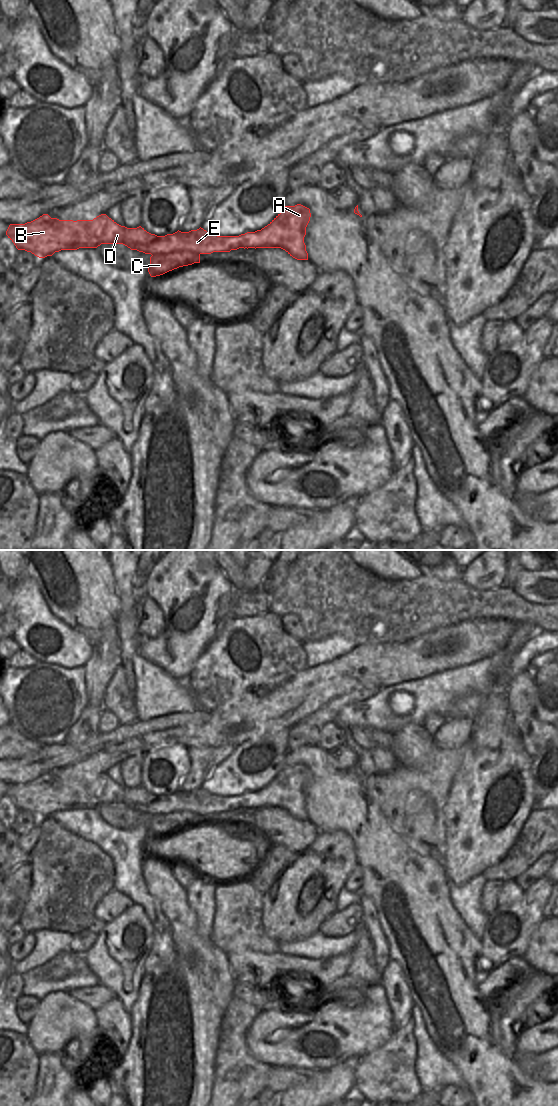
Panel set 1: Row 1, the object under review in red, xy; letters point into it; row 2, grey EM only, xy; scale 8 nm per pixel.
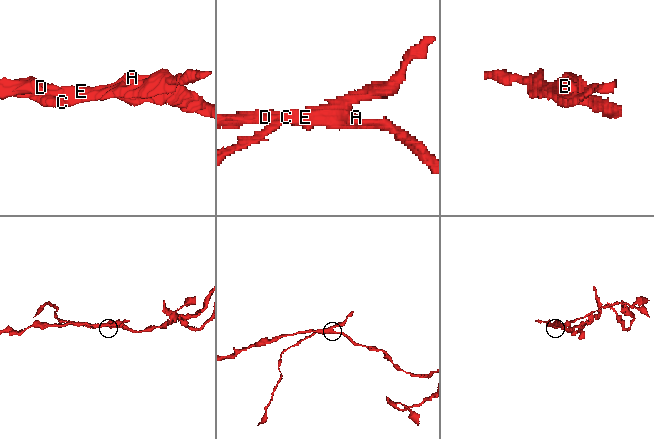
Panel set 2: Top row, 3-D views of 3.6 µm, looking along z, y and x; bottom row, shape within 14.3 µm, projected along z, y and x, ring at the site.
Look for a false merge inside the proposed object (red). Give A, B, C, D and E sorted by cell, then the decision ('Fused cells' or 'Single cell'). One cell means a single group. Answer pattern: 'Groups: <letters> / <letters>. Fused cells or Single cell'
Groups: A B D E / C. Fused cells.

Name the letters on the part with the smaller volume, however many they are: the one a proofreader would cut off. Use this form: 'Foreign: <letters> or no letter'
Foreign: C

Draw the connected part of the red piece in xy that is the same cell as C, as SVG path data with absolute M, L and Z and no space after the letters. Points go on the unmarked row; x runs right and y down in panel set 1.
M187 810L171 814L157 814L150 817L148 832L151 837L156 837L194 823L200 823L200 814L195 814Z

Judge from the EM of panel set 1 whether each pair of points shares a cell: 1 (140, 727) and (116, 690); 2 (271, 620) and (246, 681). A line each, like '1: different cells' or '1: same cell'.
1: different cells
2: same cell

